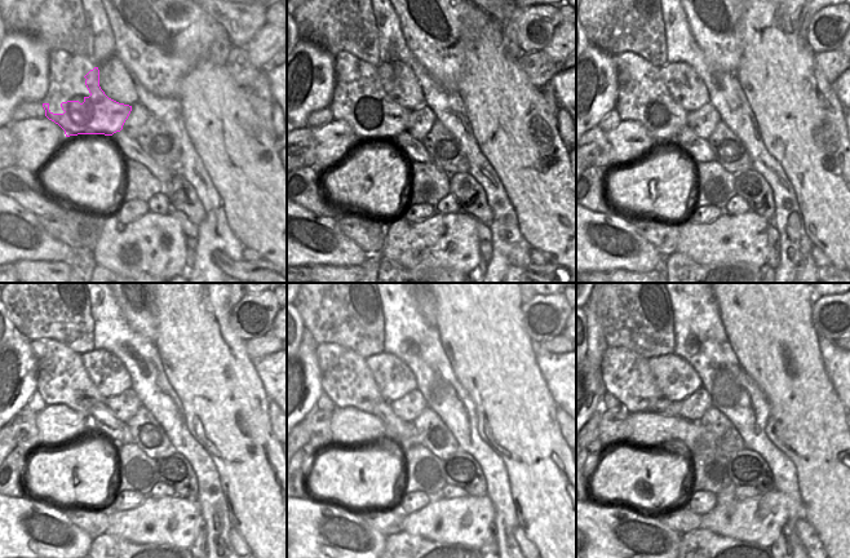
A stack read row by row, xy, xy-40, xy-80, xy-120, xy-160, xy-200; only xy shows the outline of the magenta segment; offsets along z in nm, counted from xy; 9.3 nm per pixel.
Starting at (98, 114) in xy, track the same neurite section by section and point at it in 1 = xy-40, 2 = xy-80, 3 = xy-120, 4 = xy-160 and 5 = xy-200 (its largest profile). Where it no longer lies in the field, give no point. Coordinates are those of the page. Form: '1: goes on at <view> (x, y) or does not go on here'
1: goes on at xy-40 (383, 119)
2: goes on at xy-80 (663, 122)
3: goes on at xy-120 (82, 403)
4: goes on at xy-160 (364, 402)
5: goes on at xy-200 (612, 388)

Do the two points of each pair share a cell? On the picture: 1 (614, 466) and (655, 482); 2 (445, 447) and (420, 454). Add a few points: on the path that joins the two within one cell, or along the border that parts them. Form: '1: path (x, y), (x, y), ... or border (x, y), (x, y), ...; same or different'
1: path (624, 473), (645, 478); same
2: border (420, 443), (442, 460); different

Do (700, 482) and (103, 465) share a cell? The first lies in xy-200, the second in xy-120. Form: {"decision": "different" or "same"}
{"decision": "different"}

